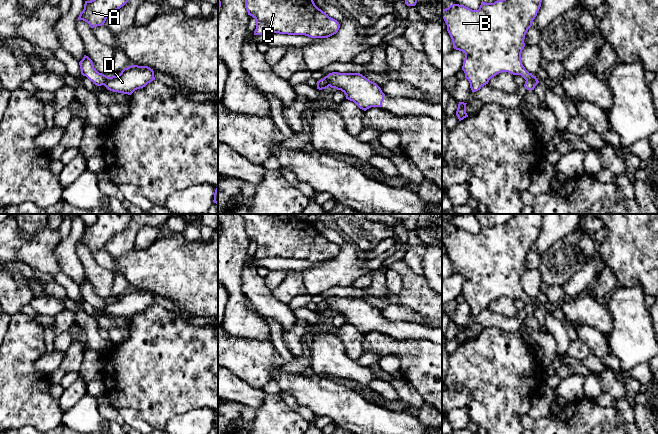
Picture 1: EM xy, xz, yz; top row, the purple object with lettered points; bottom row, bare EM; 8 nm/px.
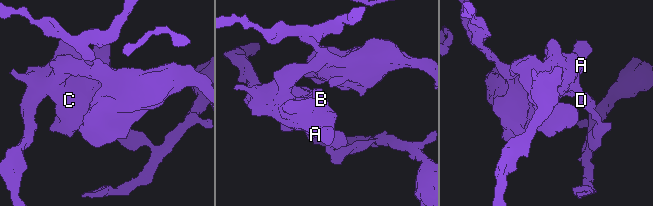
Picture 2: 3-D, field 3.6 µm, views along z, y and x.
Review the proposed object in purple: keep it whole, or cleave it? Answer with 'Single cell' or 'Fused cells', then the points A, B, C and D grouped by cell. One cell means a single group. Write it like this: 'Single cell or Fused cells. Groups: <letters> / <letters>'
Fused cells. Groups: A B C / D

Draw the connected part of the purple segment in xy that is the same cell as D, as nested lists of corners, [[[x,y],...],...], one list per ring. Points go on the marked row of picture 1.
[[[131,65],[117,76],[108,77],[104,86],[113,92],[131,95],[155,80],[154,71],[148,66]]]

